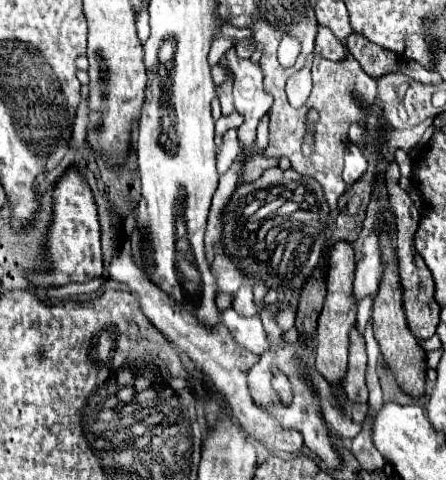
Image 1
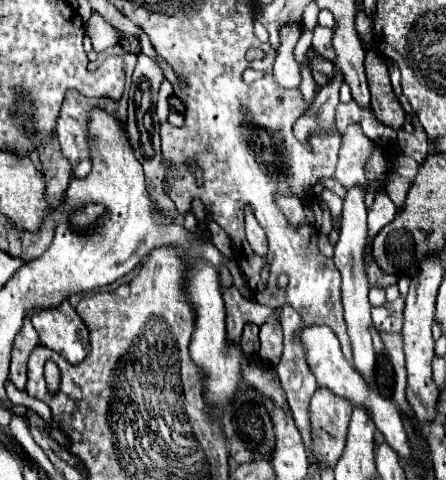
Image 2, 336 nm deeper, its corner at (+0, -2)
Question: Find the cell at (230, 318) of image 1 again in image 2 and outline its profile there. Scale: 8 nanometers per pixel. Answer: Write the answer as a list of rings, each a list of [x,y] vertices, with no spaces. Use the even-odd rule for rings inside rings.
[[[311,326],[311,328],[305,328],[305,332],[301,332],[301,342],[307,348],[307,362],[309,362],[309,368],[313,370],[313,374],[317,378],[317,384],[329,388],[331,392],[335,392],[341,398],[347,398],[353,406],[365,408],[371,414],[371,418],[375,422],[375,428],[385,436],[385,442],[401,458],[411,460],[413,450],[411,450],[411,444],[409,444],[409,438],[407,438],[407,432],[405,432],[405,426],[403,426],[403,420],[401,420],[401,414],[399,414],[397,406],[389,398],[383,398],[375,390],[373,384],[367,384],[365,378],[353,368],[353,362],[345,360],[335,332],[329,326]]]

